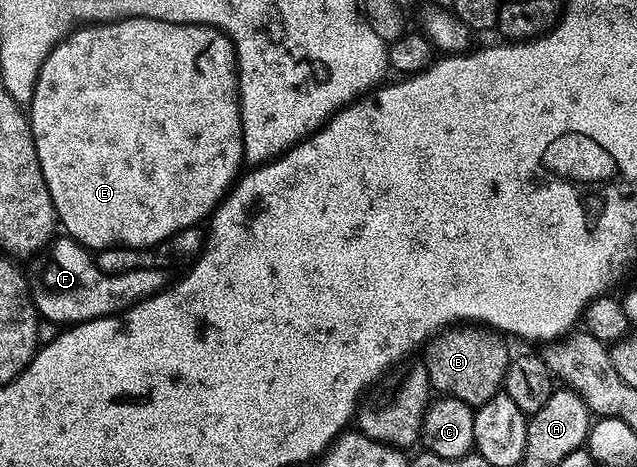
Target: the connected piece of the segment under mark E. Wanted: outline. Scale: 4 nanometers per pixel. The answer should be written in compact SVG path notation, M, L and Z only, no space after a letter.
M123 17L118 20L107 21L104 25L101 25L102 23L87 23L82 27L72 28L67 36L49 51L49 55L45 59L41 71L35 77L33 99L29 102L31 134L35 140L37 159L41 163L41 171L45 175L45 183L49 187L49 195L53 199L53 207L55 208L58 224L66 236L72 237L74 241L78 241L88 251L108 249L114 245L124 245L130 249L145 249L152 245L163 245L177 231L198 226L200 224L198 221L206 222L211 214L214 213L216 205L227 196L228 189L231 188L237 174L240 172L239 164L244 164L245 161L243 156L241 111L239 110L239 74L235 63L235 48L232 47L231 40L219 29L213 29L209 25L179 25L177 23L162 21L161 19L149 19L148 17Z

